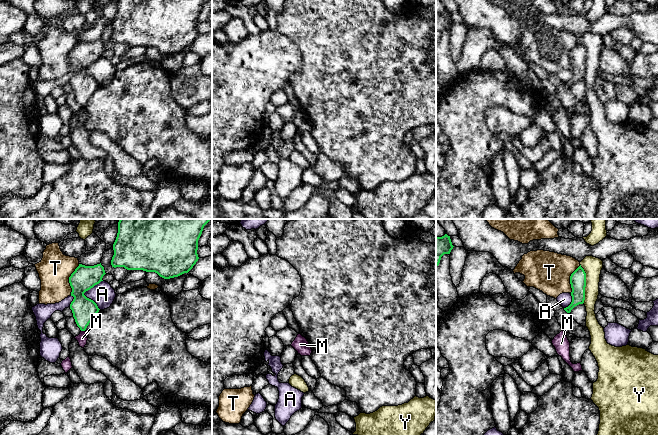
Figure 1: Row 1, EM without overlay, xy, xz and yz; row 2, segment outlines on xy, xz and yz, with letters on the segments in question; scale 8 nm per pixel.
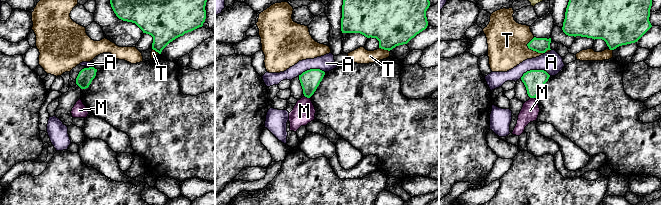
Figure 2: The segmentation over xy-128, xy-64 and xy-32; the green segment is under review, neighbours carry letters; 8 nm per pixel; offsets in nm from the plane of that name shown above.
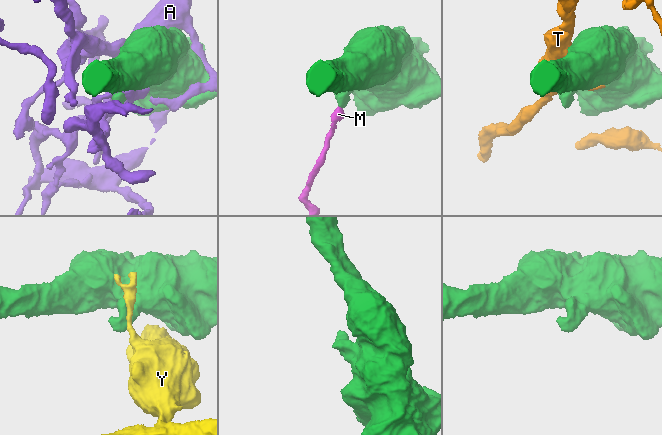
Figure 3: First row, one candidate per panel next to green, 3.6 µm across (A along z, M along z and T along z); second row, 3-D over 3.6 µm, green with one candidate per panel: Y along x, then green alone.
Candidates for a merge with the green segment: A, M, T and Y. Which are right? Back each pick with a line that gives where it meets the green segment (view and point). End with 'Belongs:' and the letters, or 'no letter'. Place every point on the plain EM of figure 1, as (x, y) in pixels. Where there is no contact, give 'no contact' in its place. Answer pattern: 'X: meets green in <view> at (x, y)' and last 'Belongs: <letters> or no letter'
Belongs: no letter

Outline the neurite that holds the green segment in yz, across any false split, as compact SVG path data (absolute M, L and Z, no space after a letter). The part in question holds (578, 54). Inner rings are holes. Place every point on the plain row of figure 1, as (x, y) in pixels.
M581 41L571 50L570 60L572 78L568 83L564 84L567 89L570 89L575 82L583 80L585 76L586 49Z

